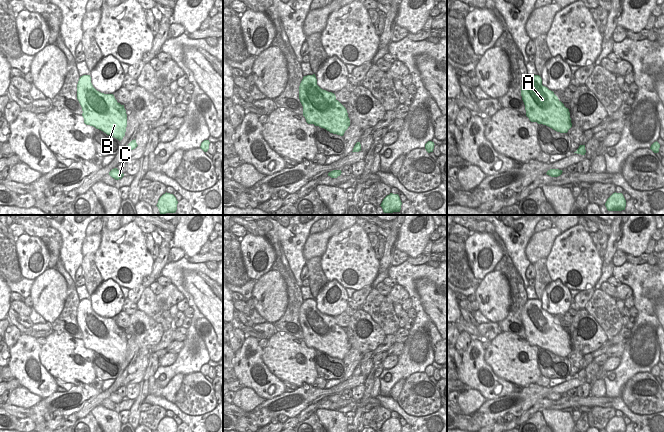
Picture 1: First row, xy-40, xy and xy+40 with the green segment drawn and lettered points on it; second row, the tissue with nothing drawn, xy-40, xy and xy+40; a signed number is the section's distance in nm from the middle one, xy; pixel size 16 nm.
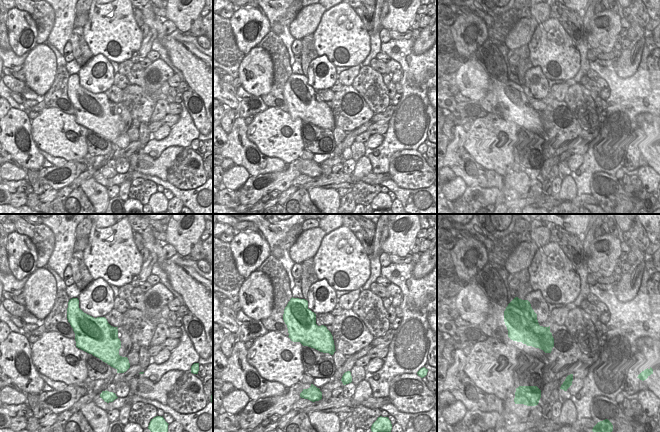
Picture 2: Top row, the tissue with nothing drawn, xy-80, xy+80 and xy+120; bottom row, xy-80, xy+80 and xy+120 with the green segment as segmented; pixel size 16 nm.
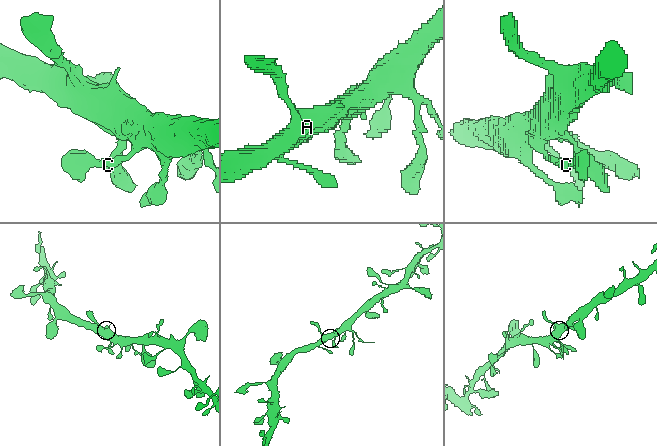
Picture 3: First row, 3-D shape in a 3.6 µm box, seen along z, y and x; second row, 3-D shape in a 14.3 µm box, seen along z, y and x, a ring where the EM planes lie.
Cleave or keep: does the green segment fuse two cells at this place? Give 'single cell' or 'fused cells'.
single cell

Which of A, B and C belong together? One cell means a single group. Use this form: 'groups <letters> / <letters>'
groups A B C

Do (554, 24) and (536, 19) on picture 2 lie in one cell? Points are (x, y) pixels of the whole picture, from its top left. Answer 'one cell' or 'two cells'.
two cells

